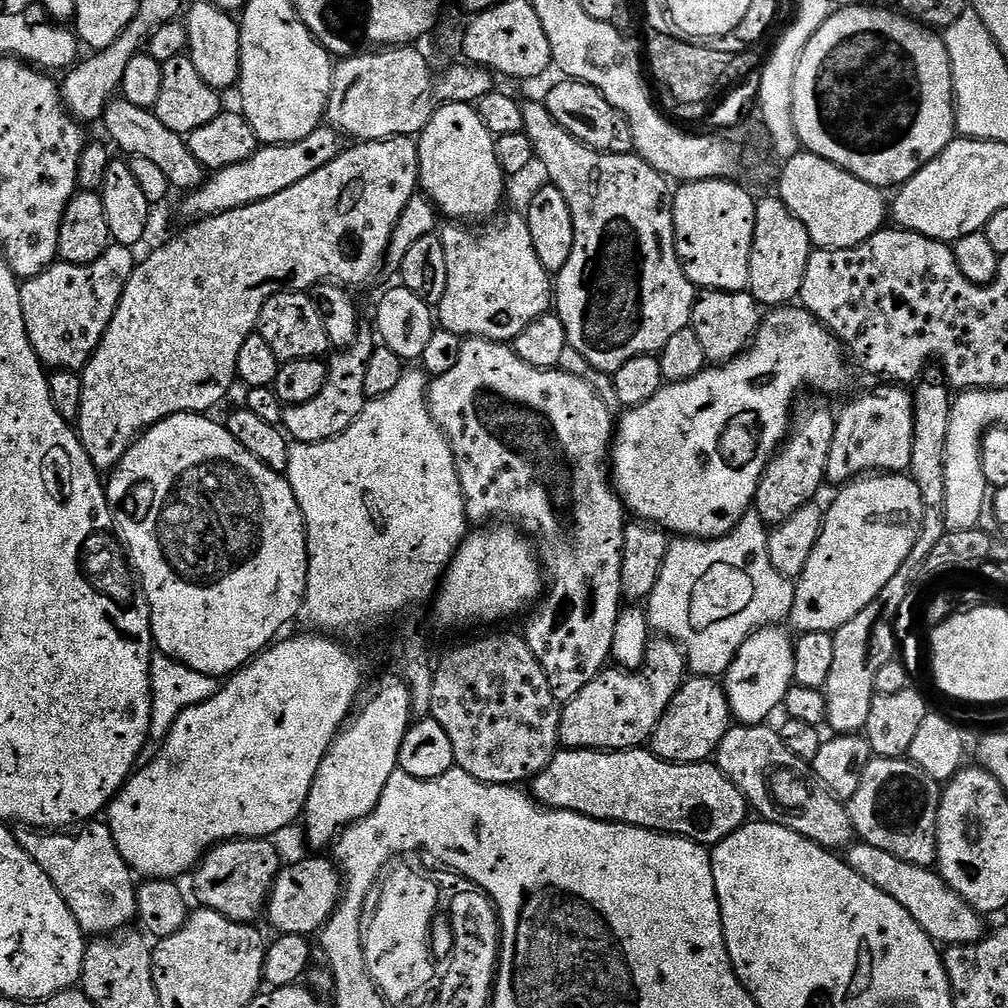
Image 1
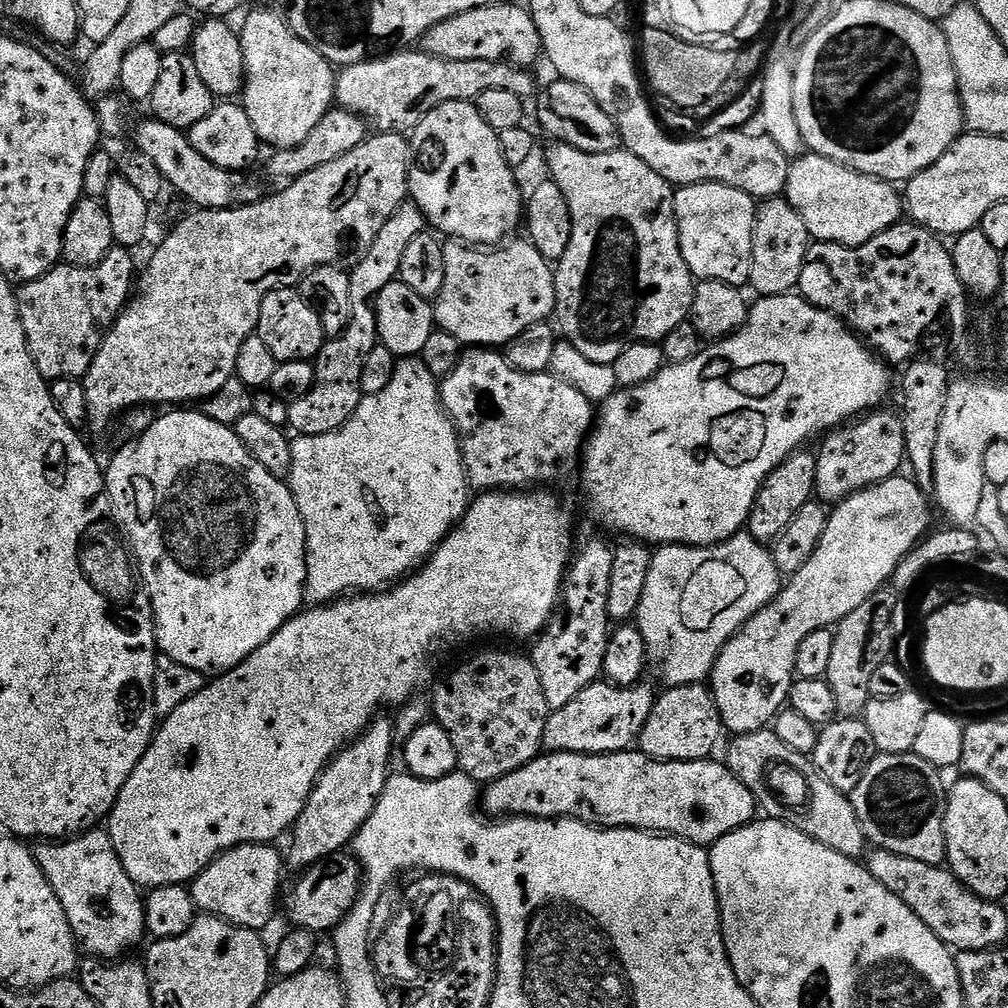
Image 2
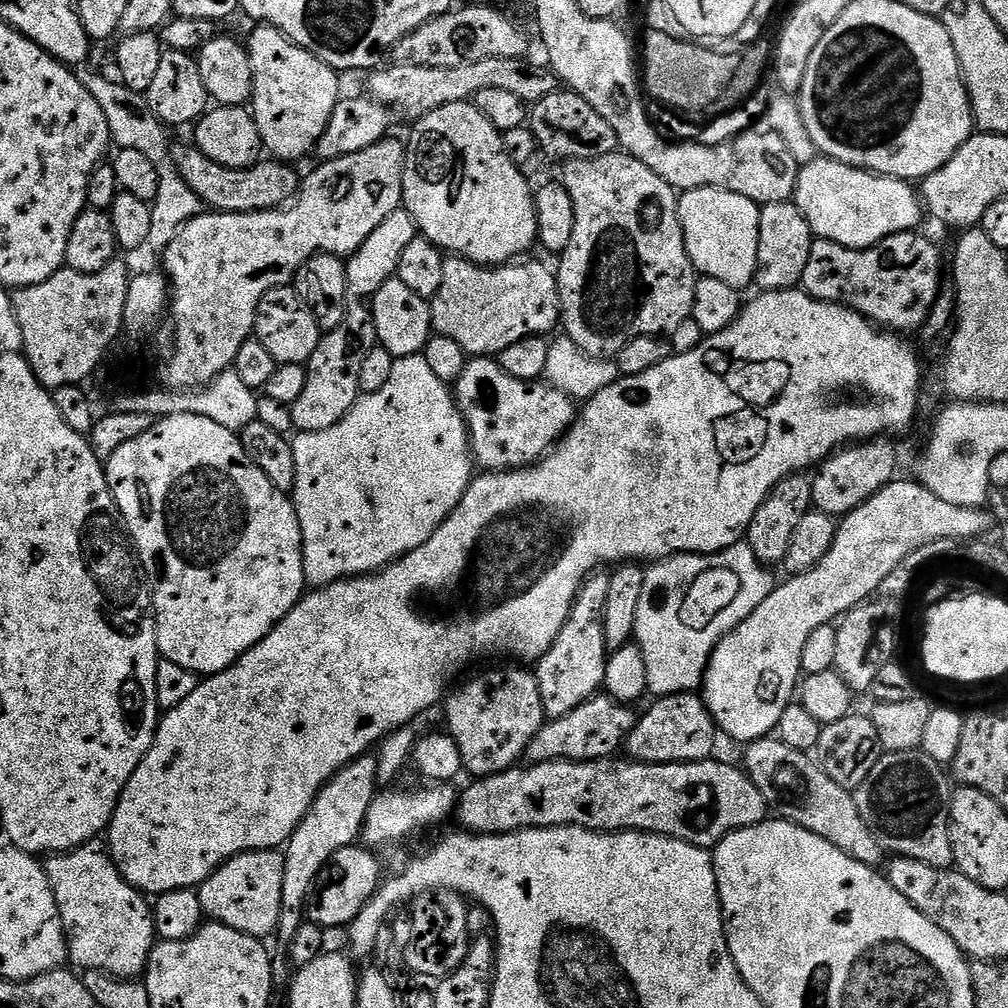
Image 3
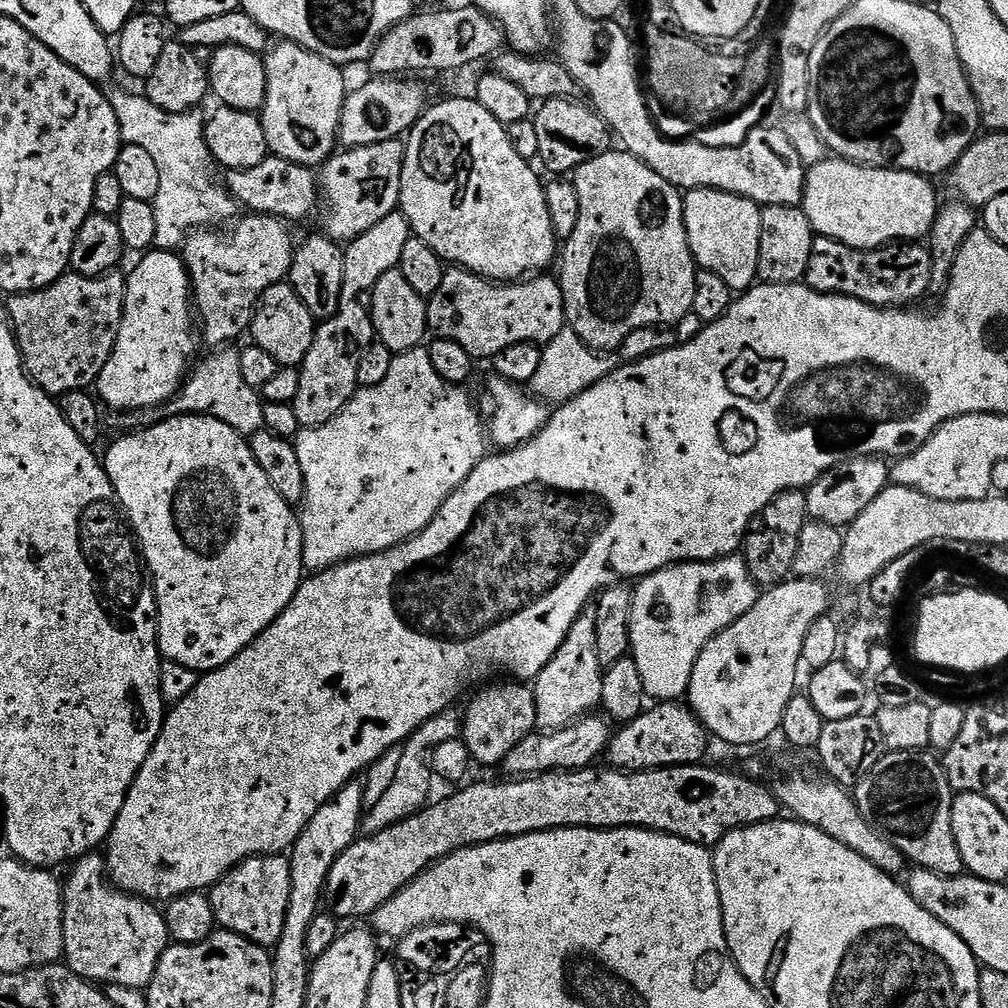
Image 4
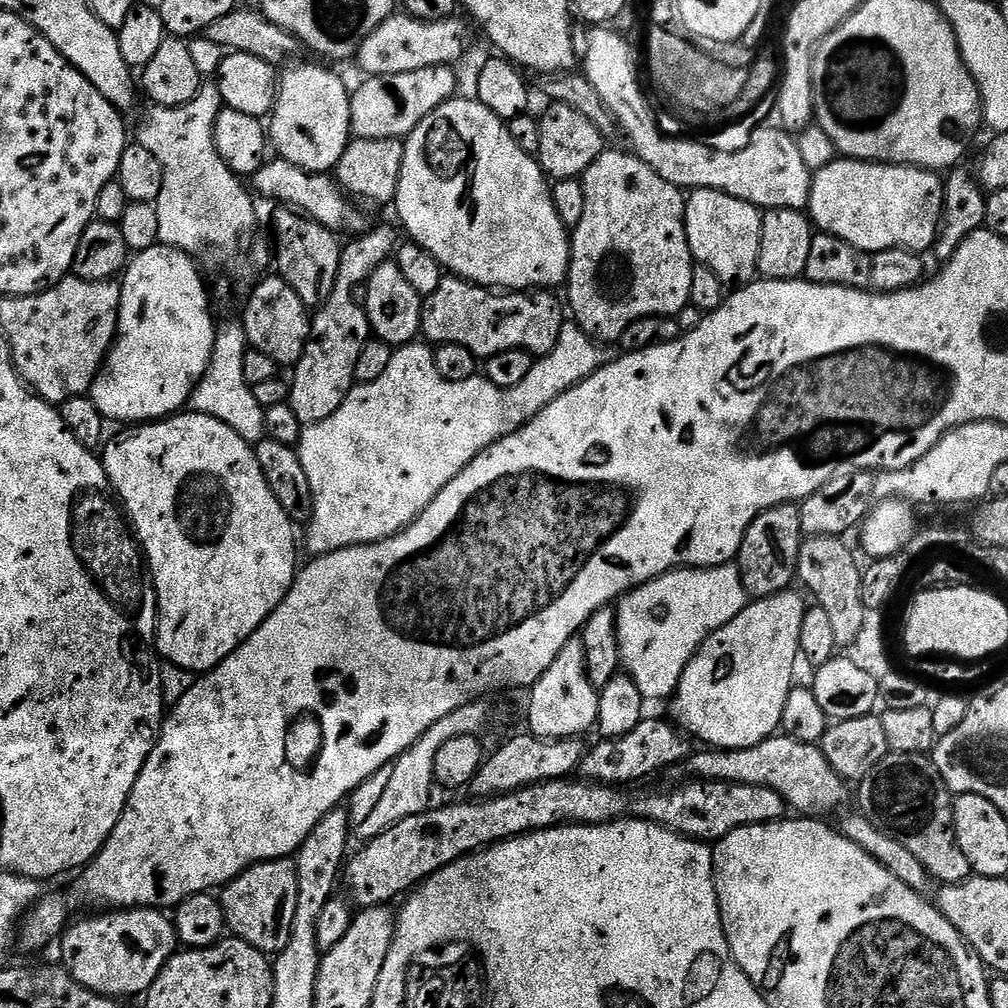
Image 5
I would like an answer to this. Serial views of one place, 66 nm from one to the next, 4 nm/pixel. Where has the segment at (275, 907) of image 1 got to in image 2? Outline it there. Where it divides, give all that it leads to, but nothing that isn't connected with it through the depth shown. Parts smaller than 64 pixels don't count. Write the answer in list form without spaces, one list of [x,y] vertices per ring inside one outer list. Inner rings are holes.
[[[347,851],[336,852],[332,856],[326,857],[322,862],[311,864],[309,868],[303,869],[302,874],[292,884],[292,889],[287,889],[286,900],[288,896],[288,916],[291,922],[297,928],[304,928],[307,932],[317,934],[331,933],[338,925],[344,921],[346,914],[356,905],[356,900],[360,896],[362,887],[362,865],[355,855]]]

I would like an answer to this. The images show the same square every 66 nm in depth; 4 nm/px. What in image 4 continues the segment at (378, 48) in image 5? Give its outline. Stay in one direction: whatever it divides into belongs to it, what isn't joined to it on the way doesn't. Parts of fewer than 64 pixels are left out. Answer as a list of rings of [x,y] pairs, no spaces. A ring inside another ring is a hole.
[[[475,6],[448,8],[445,12],[419,12],[407,16],[378,42],[370,61],[377,77],[416,74],[412,72],[456,72],[467,64],[495,57],[505,43],[500,27]]]

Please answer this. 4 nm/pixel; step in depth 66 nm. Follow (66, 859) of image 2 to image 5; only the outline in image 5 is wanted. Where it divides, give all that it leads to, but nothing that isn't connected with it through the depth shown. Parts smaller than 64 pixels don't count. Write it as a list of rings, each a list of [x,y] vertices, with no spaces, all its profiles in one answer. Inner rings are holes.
[[[125,908],[123,910],[104,910],[99,914],[88,914],[85,920],[69,923],[60,944],[62,966],[76,981],[96,992],[99,996],[121,998],[147,993],[148,987],[158,978],[162,966],[178,951],[176,925],[168,920],[163,911],[155,908]]]

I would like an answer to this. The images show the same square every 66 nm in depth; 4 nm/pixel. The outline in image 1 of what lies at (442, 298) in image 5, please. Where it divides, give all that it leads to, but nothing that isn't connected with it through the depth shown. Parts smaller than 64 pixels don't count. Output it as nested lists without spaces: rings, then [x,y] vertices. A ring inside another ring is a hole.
[[[505,211],[503,214],[497,215],[495,218],[489,219],[487,222],[480,222],[475,225],[476,232],[471,232],[469,225],[464,222],[452,222],[447,226],[445,232],[439,233],[442,246],[446,250],[446,294],[442,294],[442,302],[438,305],[438,324],[443,331],[454,334],[461,338],[475,338],[478,340],[498,340],[501,342],[511,342],[515,340],[518,334],[522,334],[522,330],[526,330],[526,326],[530,326],[530,322],[534,322],[534,318],[545,315],[553,307],[554,304],[554,280],[547,270],[542,266],[542,262],[538,262],[538,250],[534,250],[534,238],[530,238],[530,226],[527,219],[523,215],[520,216],[516,212]]]

